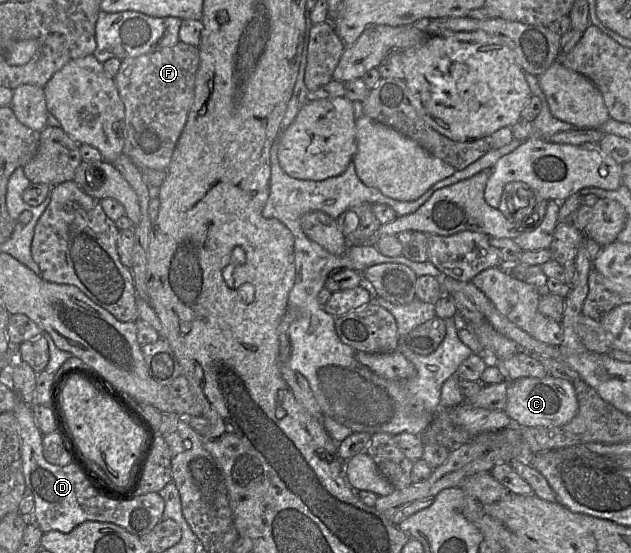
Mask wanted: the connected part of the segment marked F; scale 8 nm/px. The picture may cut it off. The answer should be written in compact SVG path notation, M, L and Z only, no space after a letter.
M179 41L159 51L126 58L113 78L125 109L123 154L138 168L167 169L193 101L198 47Z

